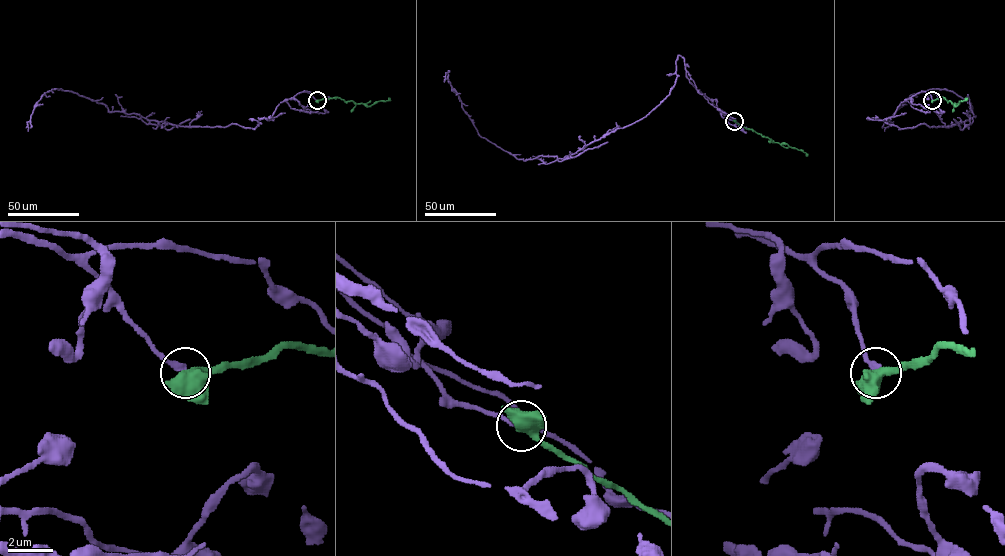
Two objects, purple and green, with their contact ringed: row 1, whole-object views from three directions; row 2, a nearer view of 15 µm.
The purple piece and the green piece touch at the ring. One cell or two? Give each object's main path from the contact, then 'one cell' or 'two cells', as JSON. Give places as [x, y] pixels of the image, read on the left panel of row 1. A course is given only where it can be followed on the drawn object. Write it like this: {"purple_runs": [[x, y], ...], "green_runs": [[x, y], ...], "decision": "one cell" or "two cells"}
{"purple_runs": [[317, 100], [300, 92], [253, 129], [188, 127], [110, 111], [54, 89], [35, 105], [28, 131]], "green_runs": [[317, 100], [338, 97], [370, 106], [390, 98]], "decision": "two cells"}

